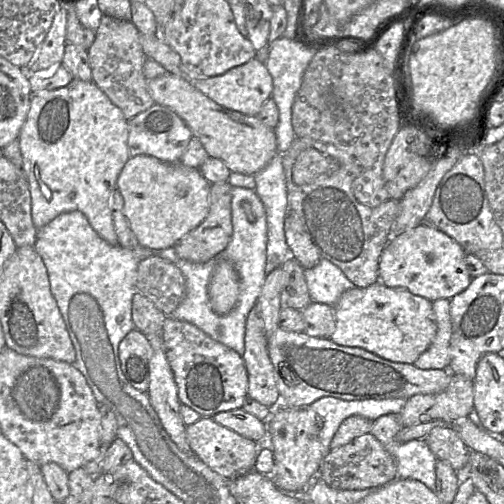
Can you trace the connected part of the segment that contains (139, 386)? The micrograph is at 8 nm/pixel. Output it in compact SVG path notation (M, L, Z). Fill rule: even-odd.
M134 329L121 340L118 352L121 369L127 381L137 390L147 393L153 354L148 338Z

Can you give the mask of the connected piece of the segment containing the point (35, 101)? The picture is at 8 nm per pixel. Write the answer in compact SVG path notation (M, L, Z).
M73 78L64 87L32 93L19 144L37 229L62 213L80 211L101 238L119 245L111 196L117 191L118 177L131 157L128 122L122 110L93 81Z

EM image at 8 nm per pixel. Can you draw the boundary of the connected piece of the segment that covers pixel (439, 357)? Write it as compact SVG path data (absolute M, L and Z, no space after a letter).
M440 299L432 303L437 323L437 333L429 348L414 362L414 366L424 370L448 370L451 361L449 346L452 335L450 301Z

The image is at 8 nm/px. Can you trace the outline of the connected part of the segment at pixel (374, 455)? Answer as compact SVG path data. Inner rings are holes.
M364 434L337 449L330 450L324 457L317 477L328 486L338 490L362 490L379 488L396 480L397 465L394 457L372 434Z

